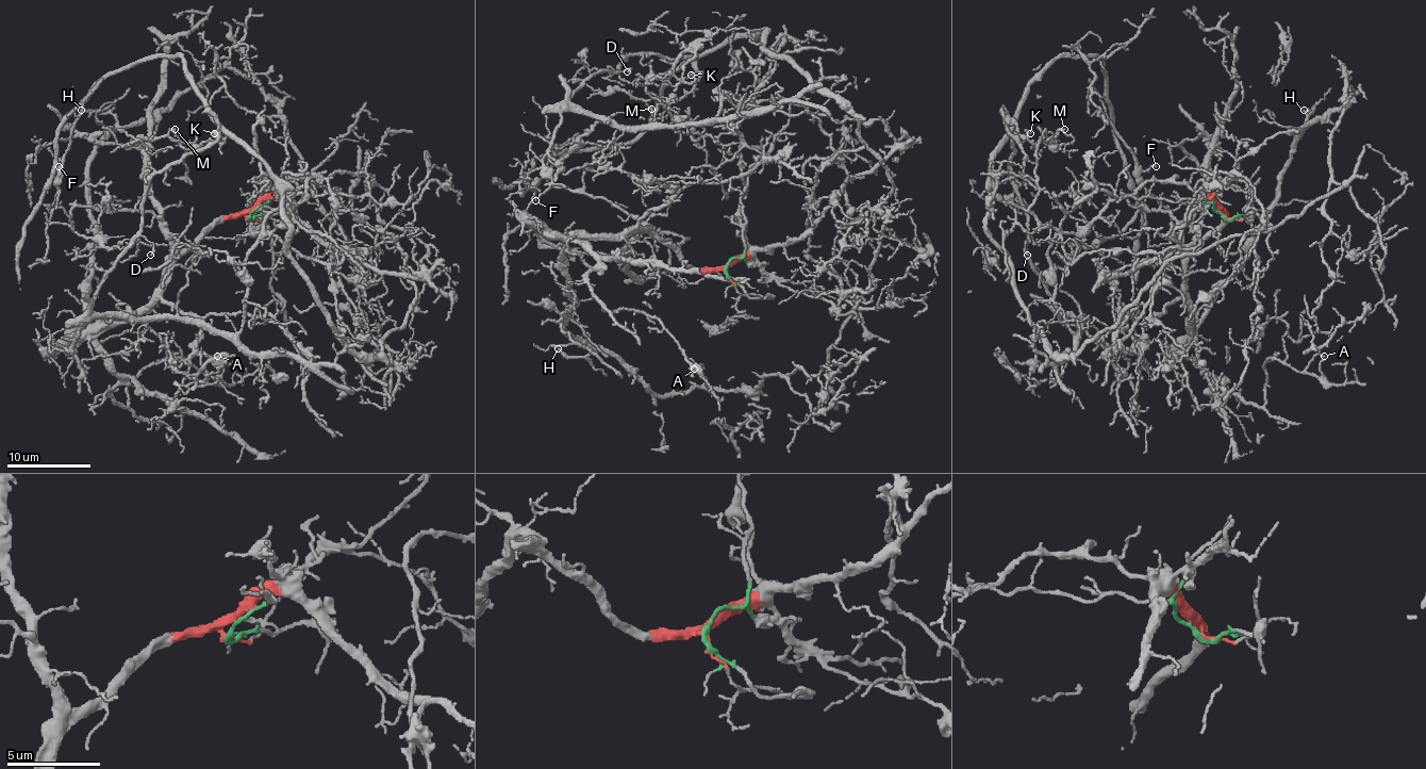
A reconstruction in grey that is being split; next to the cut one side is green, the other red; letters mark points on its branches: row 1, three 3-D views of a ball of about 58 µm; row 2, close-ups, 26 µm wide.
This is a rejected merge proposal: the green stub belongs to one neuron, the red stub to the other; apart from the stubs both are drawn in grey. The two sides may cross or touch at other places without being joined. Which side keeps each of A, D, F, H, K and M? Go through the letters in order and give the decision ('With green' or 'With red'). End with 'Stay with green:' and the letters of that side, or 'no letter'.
A: With red
D: With green
F: With green
H: With red
K: With green
M: With green
Stay with green: D, F, K, M

